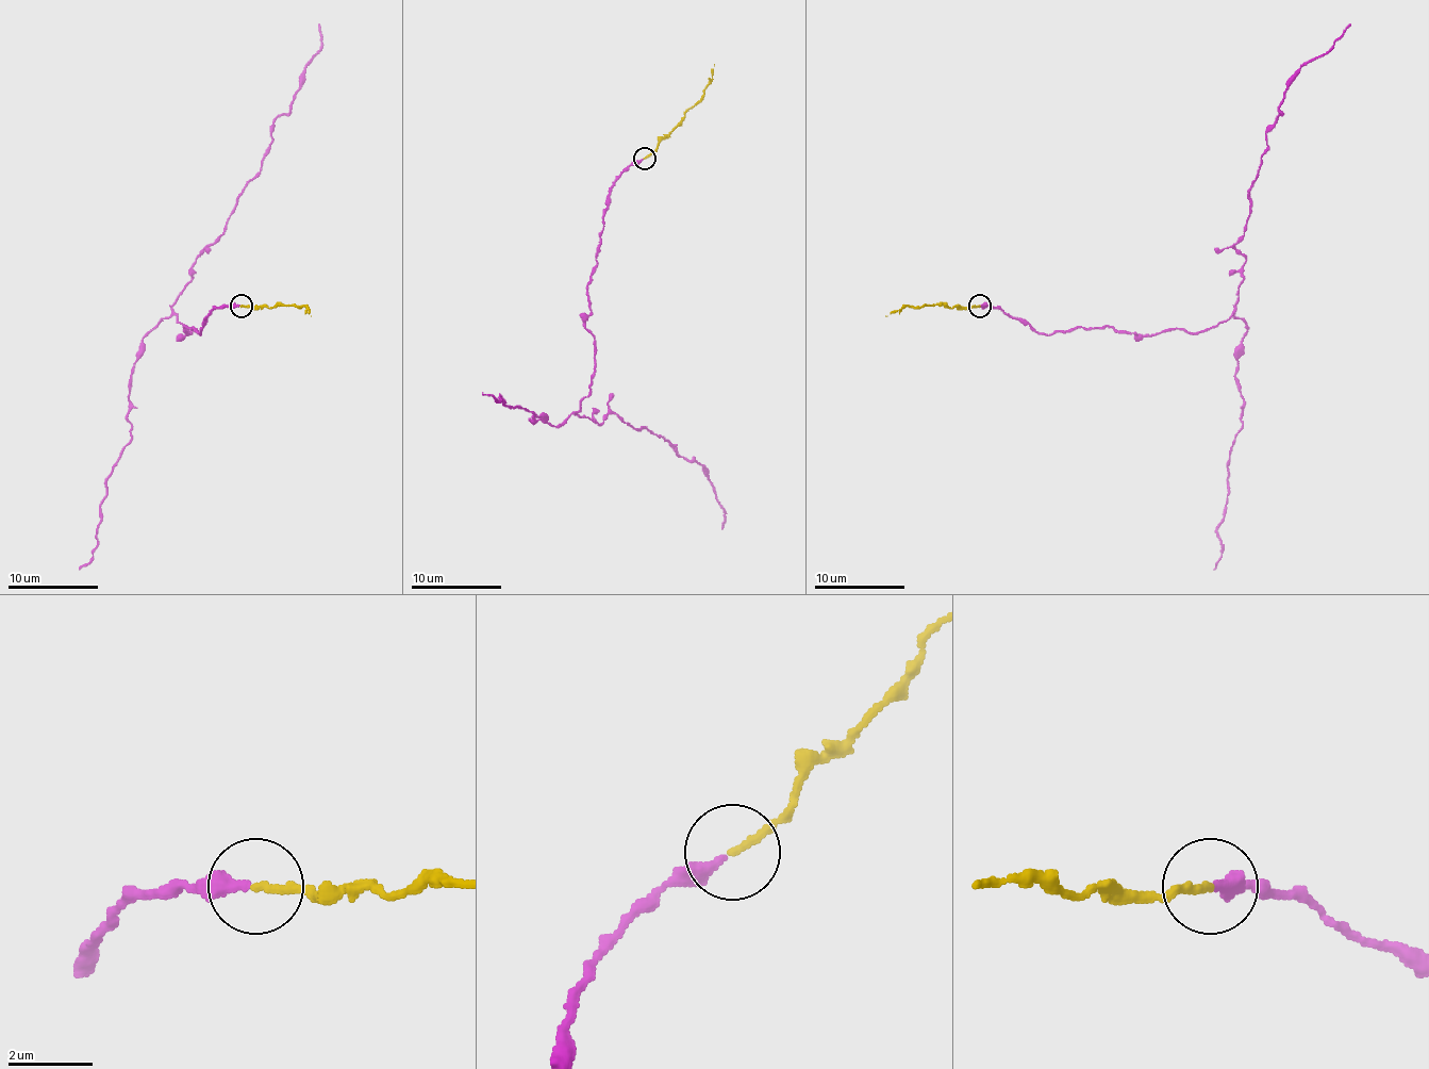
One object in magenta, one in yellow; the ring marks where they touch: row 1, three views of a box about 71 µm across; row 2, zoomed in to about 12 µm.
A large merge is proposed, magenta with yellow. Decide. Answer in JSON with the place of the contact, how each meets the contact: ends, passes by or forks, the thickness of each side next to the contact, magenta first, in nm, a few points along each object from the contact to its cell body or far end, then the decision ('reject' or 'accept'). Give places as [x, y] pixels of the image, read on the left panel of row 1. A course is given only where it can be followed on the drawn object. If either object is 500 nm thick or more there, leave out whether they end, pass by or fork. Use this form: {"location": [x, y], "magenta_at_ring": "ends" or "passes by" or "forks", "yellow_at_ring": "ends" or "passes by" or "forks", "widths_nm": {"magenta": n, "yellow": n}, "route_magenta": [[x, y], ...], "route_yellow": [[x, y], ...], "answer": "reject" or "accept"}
{"location": [241, 306], "magenta_at_ring": "ends", "yellow_at_ring": "ends", "widths_nm": {"magenta": 320, "yellow": 170}, "route_magenta": [[241, 305], [181, 334], [190, 328], [172, 302], [261, 169], [271, 125], [321, 47], [319, 25]], "route_yellow": [[241, 305], [303, 305], [311, 316]], "answer": "accept"}

